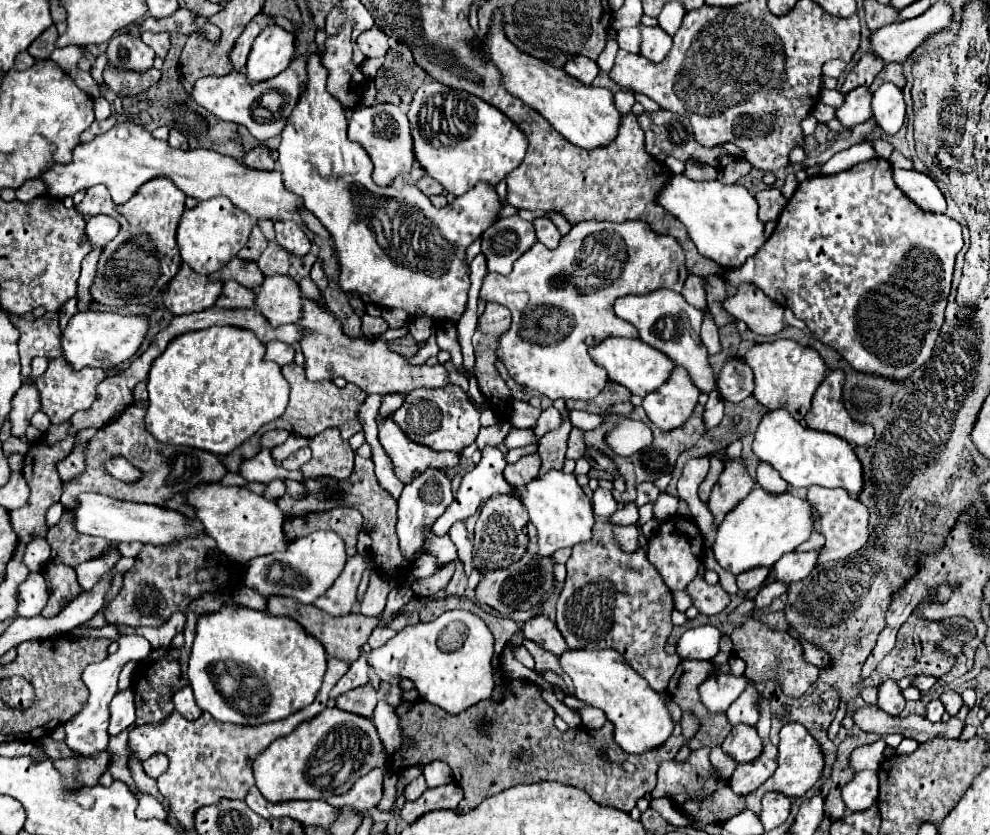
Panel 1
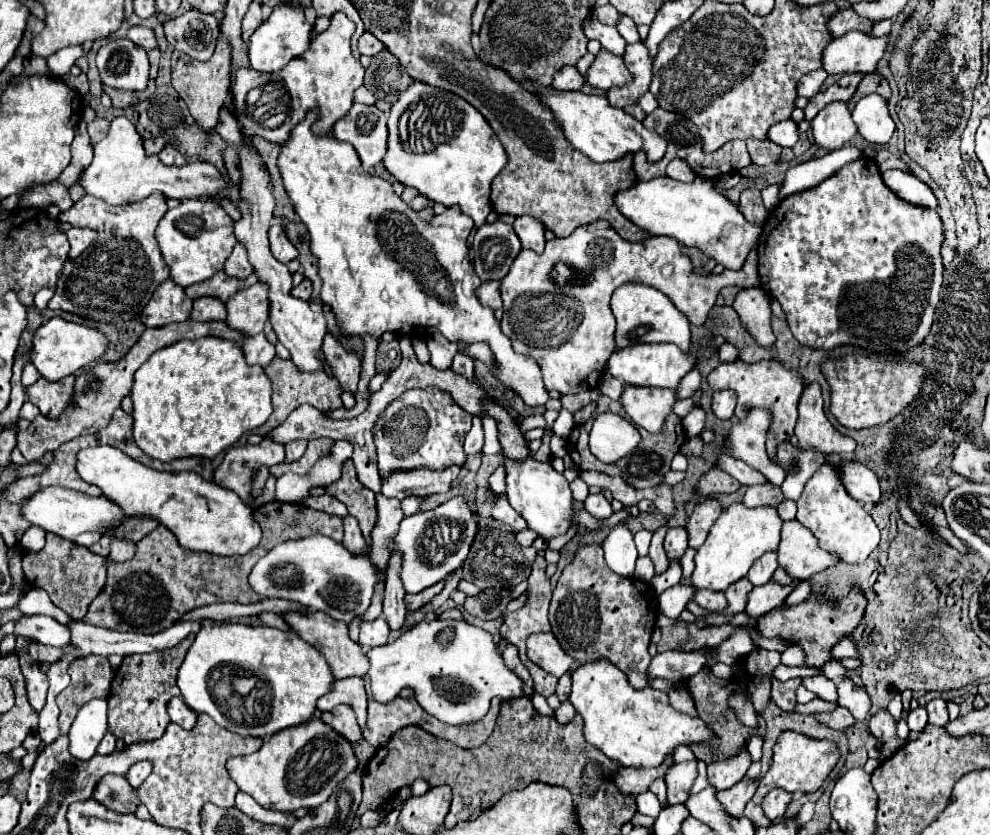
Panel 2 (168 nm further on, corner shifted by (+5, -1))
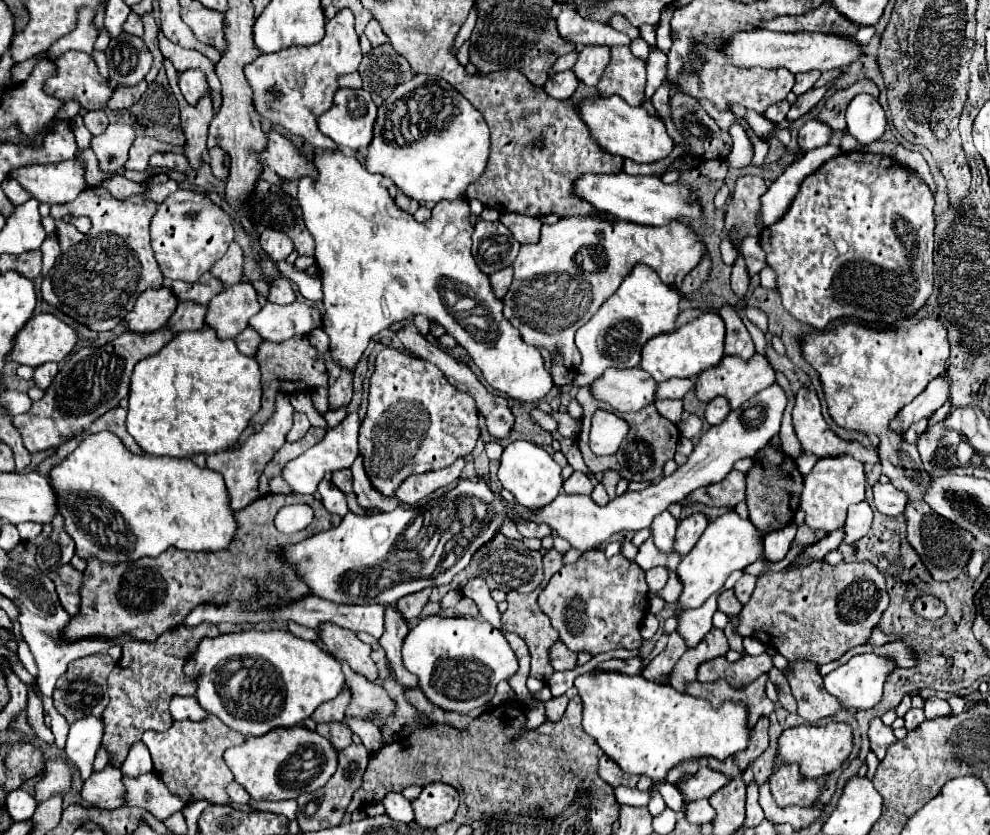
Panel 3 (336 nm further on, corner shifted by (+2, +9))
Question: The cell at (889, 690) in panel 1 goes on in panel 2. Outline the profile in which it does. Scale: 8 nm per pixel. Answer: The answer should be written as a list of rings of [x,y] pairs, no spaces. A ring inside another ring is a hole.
[[[880,709],[876,715],[872,715],[868,727],[876,737],[876,747],[880,747],[882,751],[880,761],[892,757],[904,745],[904,741],[896,737],[896,719],[890,715],[888,709]]]

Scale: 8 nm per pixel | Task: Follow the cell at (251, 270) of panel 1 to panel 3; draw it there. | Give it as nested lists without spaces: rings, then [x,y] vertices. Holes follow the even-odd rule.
[[[211,273],[201,275],[197,283],[167,281],[167,285],[171,287],[177,301],[193,301],[199,305],[207,305],[223,289],[223,283],[219,283],[219,279],[215,279]]]

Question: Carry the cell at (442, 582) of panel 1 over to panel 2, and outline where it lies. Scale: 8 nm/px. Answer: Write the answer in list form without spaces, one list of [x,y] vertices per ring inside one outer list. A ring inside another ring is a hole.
[[[440,581],[440,585],[432,585],[432,587],[424,589],[424,593],[408,593],[408,595],[404,597],[406,609],[408,609],[408,611],[416,611],[416,609],[424,607],[434,595],[438,595],[438,593],[442,591],[442,587],[444,587],[444,581]]]

